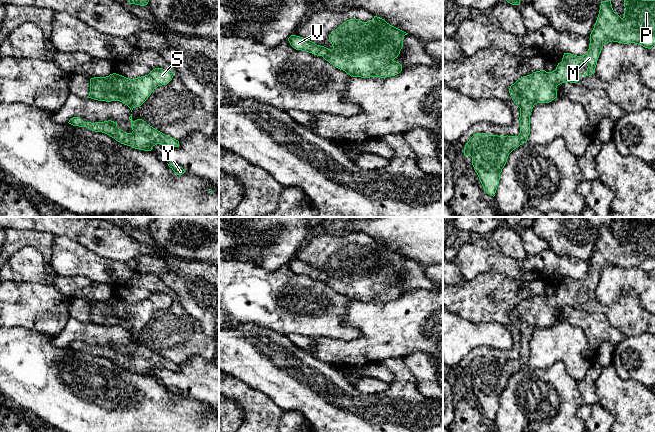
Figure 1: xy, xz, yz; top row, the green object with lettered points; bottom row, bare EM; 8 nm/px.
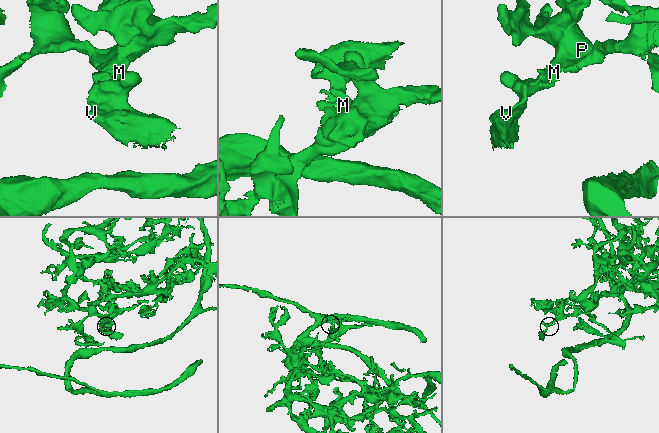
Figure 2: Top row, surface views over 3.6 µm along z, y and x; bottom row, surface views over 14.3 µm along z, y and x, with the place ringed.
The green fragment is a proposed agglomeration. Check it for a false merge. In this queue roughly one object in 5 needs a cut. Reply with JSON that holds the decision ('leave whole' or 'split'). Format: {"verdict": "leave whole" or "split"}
{"verdict": "leave whole"}

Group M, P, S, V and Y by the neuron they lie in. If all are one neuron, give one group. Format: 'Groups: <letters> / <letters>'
Groups: M P S V Y

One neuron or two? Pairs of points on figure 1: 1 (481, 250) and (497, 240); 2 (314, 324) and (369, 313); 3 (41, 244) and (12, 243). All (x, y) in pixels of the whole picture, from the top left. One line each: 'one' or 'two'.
1: two
2: two
3: one

